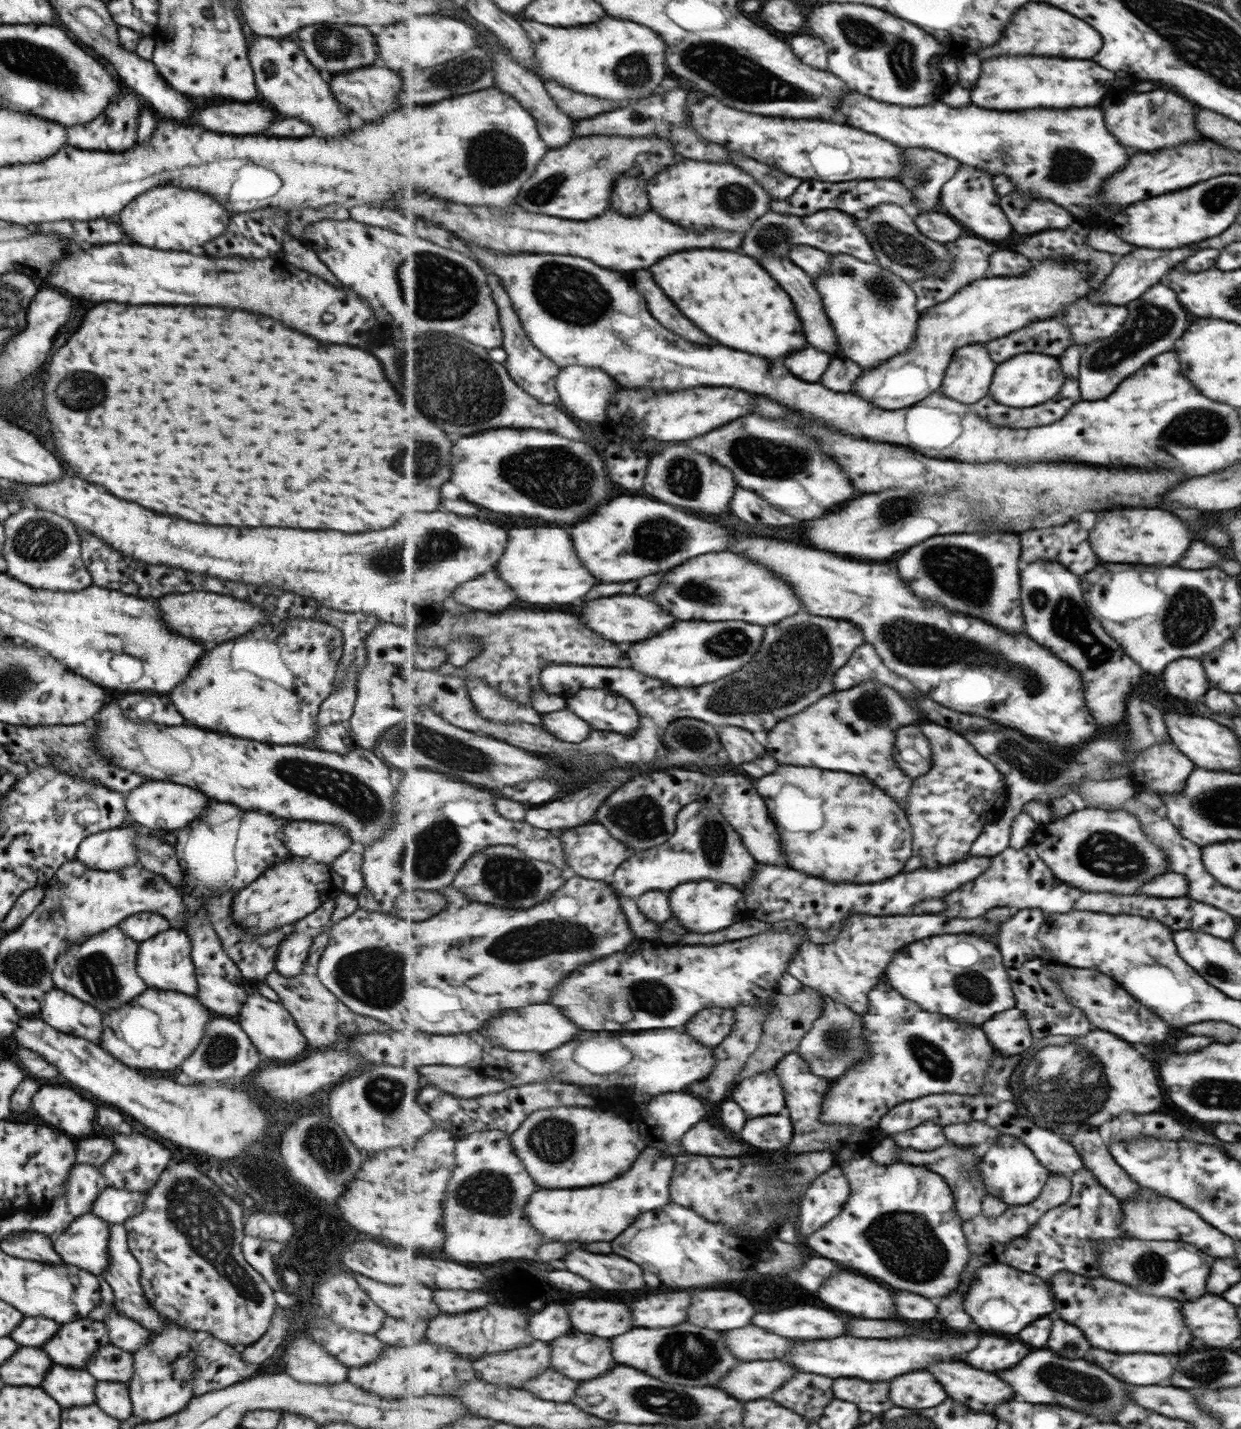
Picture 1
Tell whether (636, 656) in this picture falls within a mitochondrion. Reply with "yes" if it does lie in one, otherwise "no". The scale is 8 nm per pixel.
no

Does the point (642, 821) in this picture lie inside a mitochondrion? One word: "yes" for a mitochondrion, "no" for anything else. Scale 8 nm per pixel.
yes

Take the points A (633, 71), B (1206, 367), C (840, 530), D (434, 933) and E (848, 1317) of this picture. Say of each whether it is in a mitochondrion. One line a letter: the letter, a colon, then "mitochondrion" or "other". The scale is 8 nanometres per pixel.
A: mitochondrion
B: other
C: other
D: other
E: other

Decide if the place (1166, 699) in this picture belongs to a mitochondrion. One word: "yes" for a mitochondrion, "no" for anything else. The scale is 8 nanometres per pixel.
no

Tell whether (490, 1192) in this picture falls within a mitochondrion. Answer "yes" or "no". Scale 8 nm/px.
yes

